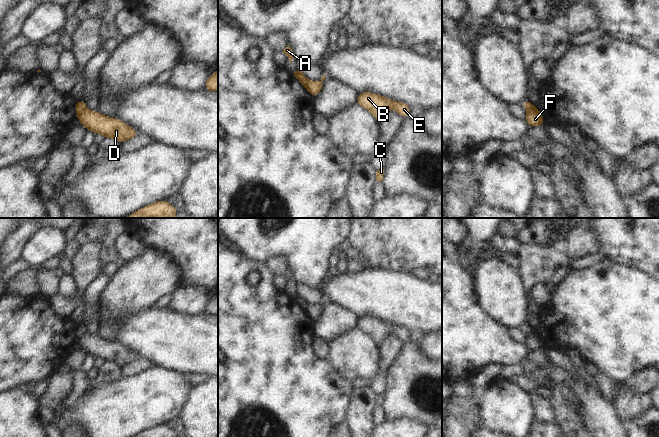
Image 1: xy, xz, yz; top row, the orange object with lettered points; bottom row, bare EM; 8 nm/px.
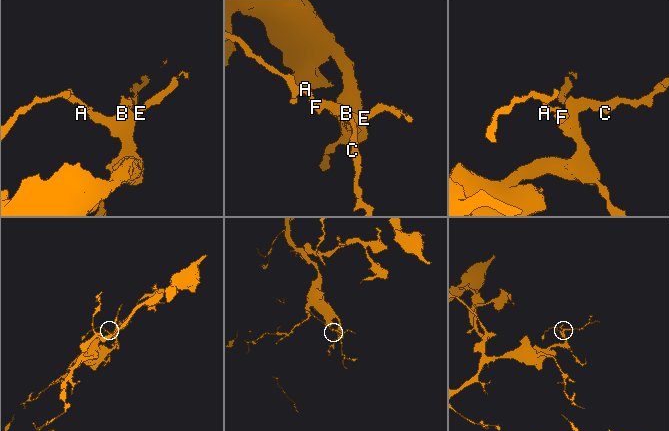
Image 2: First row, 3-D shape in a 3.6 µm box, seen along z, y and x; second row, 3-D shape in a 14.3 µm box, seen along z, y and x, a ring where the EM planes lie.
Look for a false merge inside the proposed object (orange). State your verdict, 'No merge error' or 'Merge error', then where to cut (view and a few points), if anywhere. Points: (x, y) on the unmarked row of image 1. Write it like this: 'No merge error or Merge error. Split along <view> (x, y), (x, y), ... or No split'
Merge error. Split along xy (85, 332), (78, 340).

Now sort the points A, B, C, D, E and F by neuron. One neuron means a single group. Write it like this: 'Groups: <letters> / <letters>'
Groups: A / B C D E F.

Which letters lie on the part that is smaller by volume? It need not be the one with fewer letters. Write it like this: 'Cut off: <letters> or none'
Cut off: A

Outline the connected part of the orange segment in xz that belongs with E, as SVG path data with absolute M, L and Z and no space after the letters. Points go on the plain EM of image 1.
M373 316L358 317L356 328L367 333L378 347L390 332L394 333L403 343L409 340L411 332L404 326L396 326Z

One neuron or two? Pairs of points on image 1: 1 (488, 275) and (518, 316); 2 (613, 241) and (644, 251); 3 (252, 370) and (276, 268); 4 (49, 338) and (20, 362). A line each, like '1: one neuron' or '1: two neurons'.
1: one neuron
2: one neuron
3: two neurons
4: one neuron

